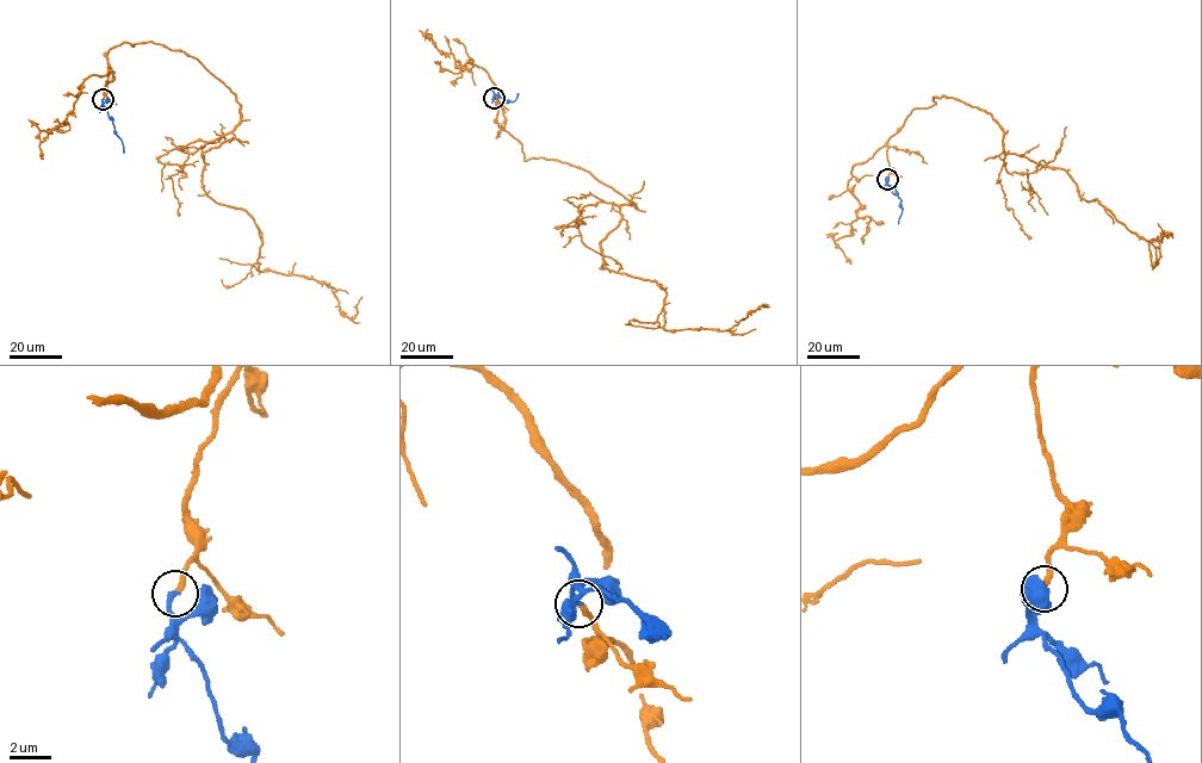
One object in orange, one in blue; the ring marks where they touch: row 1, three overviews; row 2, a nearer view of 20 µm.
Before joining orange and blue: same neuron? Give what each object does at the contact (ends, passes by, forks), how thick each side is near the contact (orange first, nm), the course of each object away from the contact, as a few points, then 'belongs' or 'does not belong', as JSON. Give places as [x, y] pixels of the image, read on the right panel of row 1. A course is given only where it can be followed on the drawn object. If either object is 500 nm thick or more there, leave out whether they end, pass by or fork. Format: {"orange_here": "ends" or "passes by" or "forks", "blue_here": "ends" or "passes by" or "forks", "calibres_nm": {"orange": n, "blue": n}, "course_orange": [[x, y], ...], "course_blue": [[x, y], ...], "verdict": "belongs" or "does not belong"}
{"orange_here": "ends", "blue_here": "ends", "calibres_nm": {"orange": 260, "blue": 280}, "course_orange": [[887, 178], [887, 140], [952, 97], [1166, 233], [1153, 266], [1148, 242]], "course_blue": [[887, 179], [887, 186], [900, 199], [898, 224]], "verdict": "belongs"}

